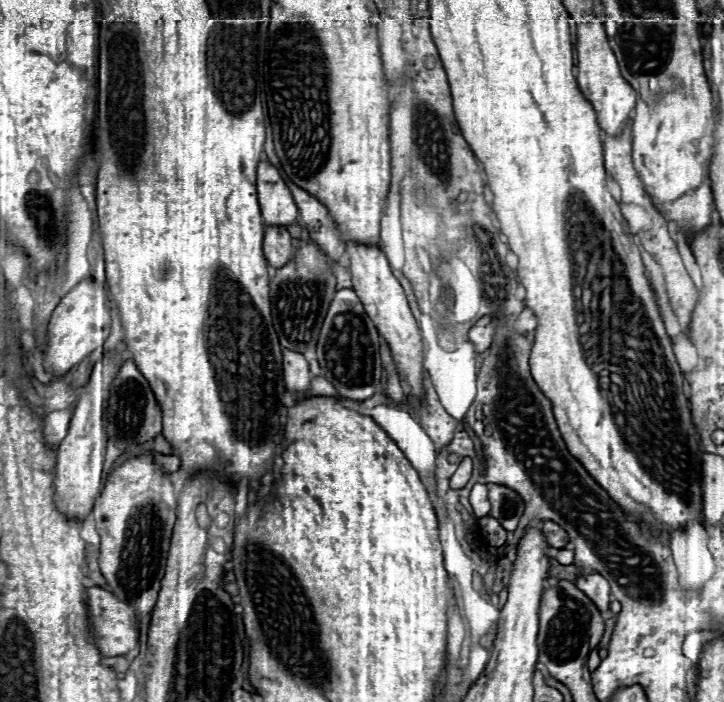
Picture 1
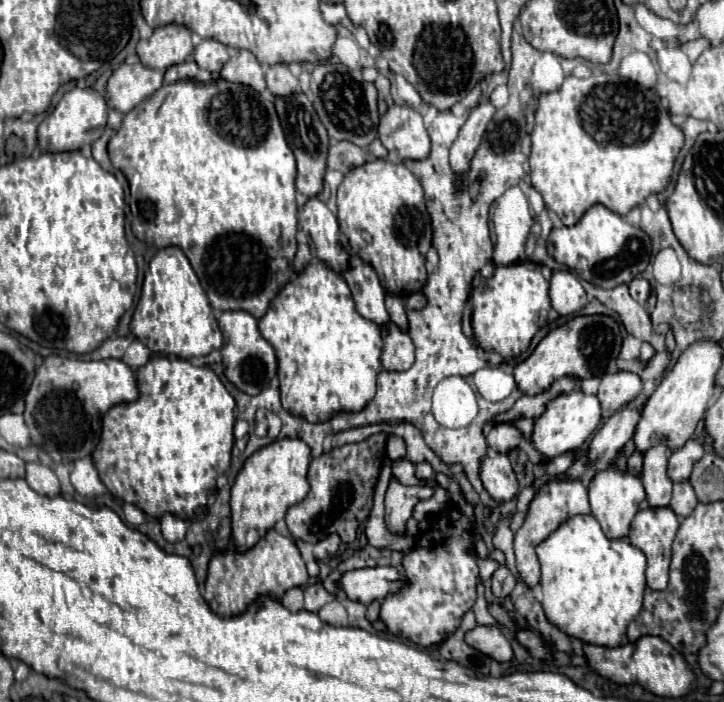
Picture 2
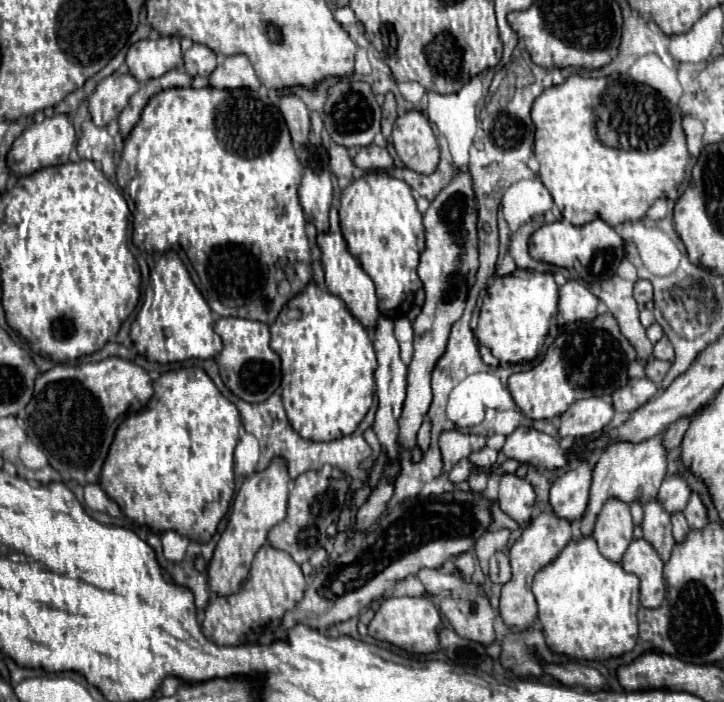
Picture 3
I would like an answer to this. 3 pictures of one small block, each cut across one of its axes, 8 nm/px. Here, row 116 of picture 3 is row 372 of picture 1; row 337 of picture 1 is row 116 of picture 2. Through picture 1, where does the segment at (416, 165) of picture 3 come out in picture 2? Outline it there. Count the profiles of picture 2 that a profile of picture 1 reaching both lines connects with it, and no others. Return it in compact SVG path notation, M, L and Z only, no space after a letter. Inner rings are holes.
M388 106L378 124L378 138L404 160L420 160L430 152L430 138L422 124L422 116L410 106Z

